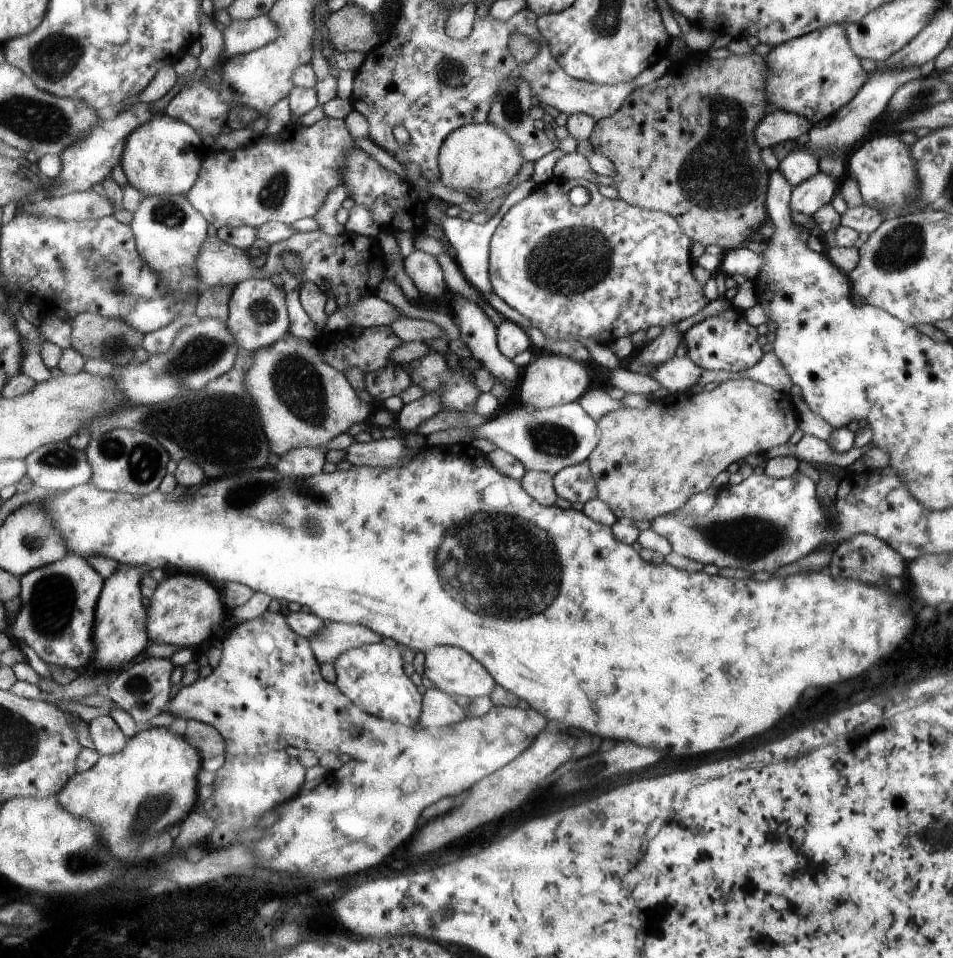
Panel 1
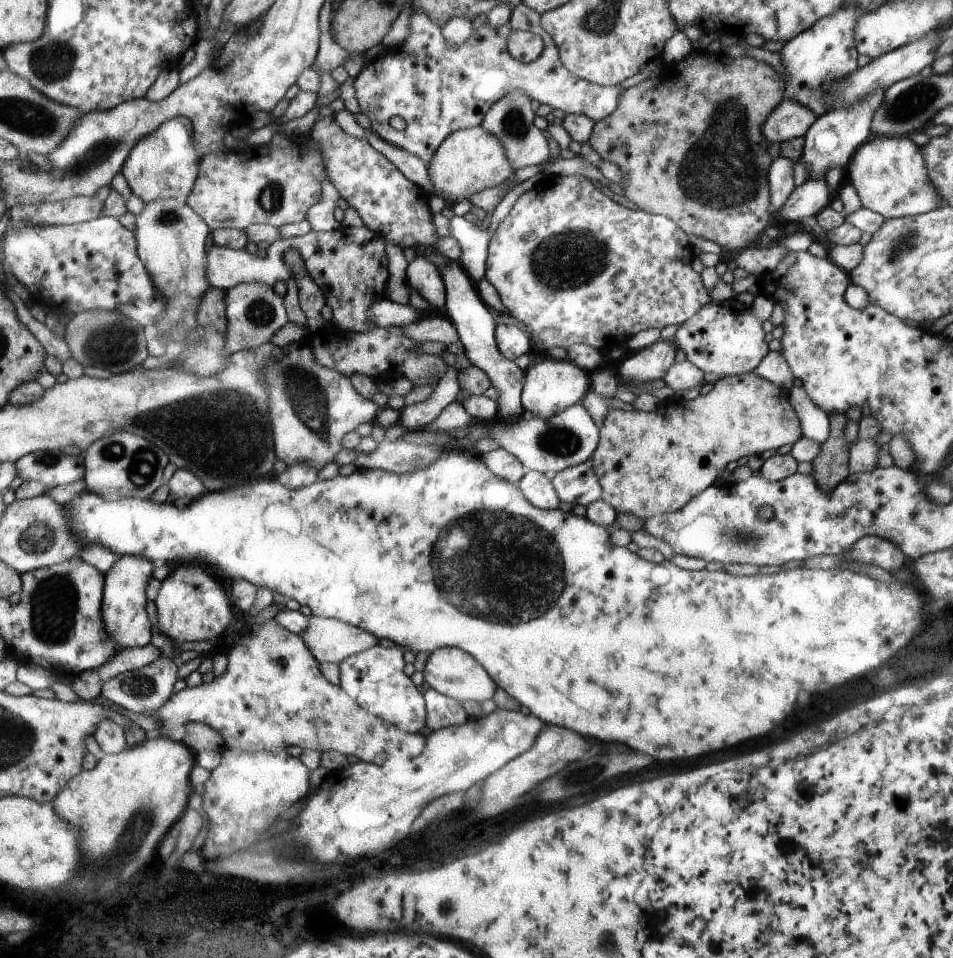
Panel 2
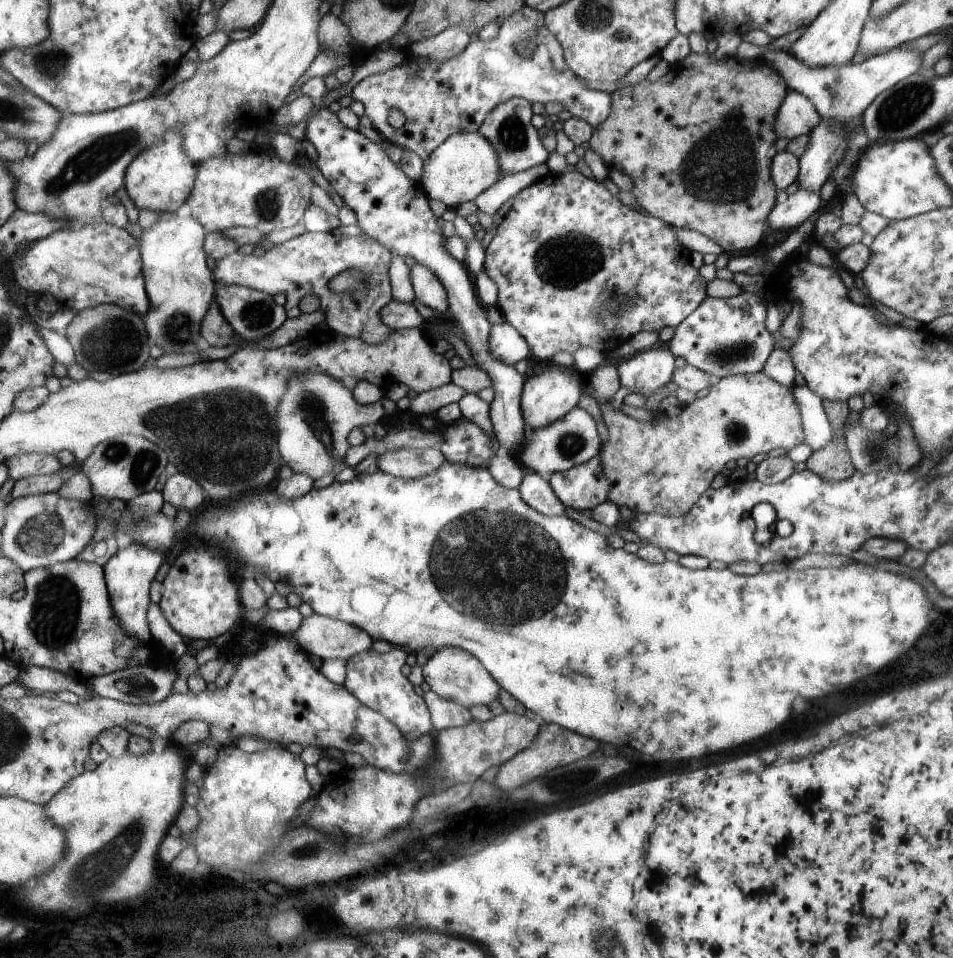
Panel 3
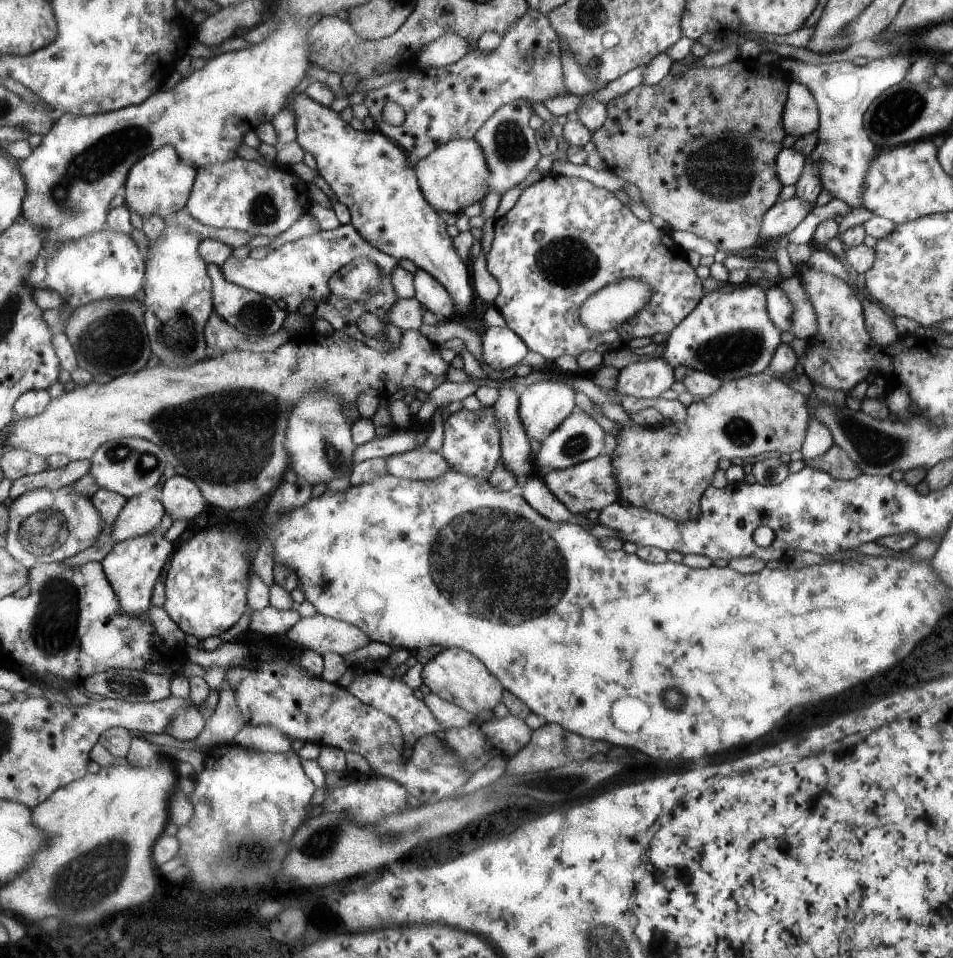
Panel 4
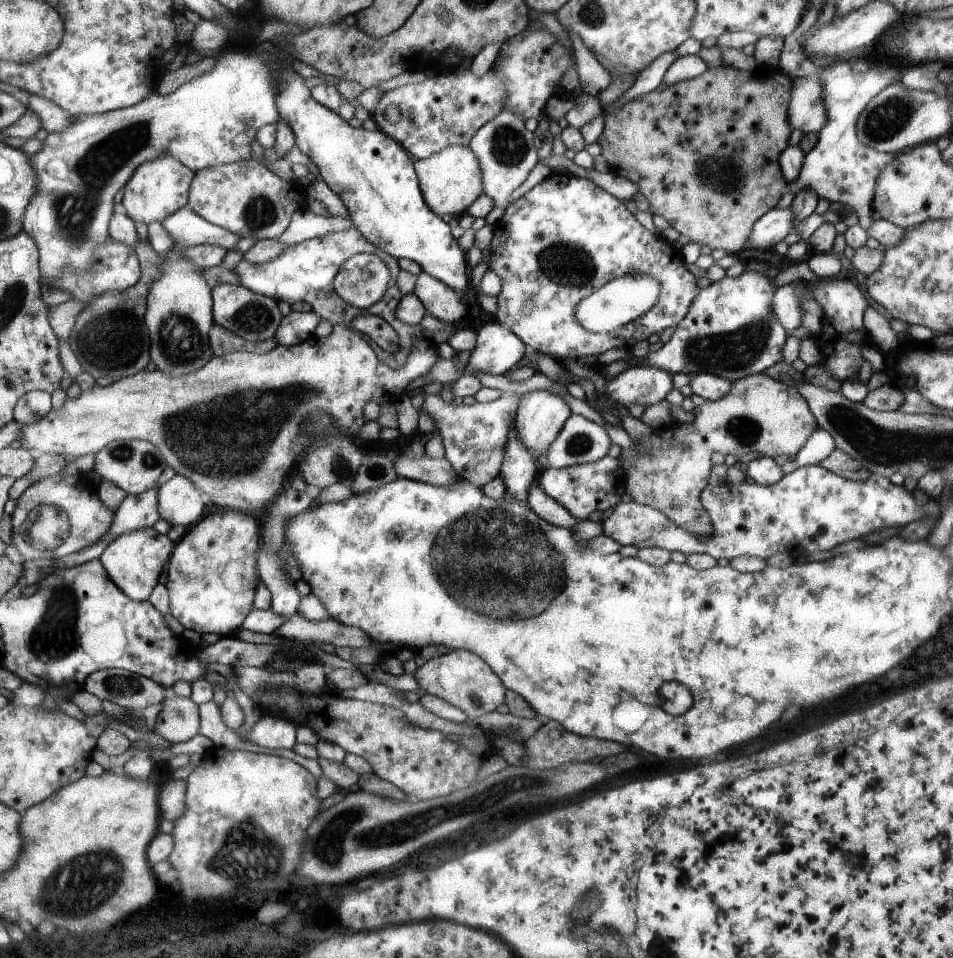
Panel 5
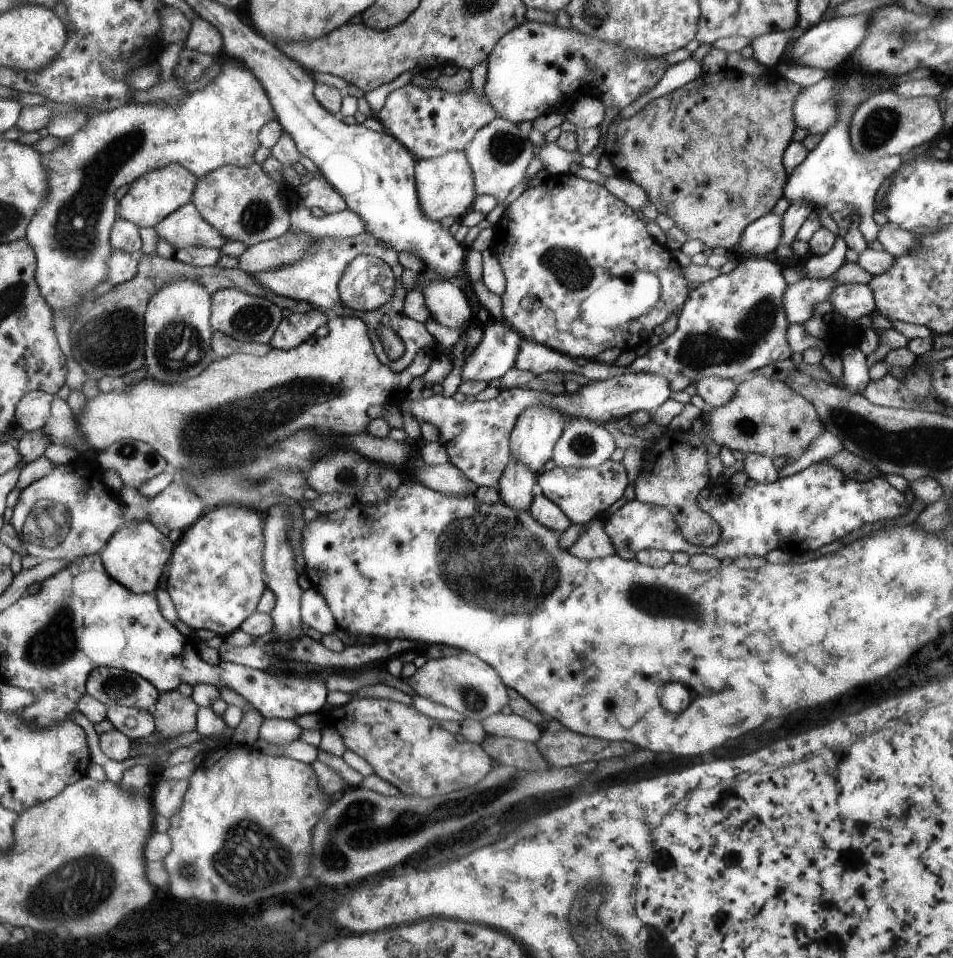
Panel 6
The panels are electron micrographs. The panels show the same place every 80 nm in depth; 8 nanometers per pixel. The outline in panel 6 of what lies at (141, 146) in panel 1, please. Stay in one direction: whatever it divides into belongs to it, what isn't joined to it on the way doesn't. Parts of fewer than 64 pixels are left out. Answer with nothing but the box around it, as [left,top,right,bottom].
[120,163,199,229]

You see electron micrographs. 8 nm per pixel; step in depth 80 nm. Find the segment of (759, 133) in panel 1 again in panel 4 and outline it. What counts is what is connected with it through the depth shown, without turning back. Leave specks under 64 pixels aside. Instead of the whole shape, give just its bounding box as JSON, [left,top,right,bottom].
[783,82,818,137]

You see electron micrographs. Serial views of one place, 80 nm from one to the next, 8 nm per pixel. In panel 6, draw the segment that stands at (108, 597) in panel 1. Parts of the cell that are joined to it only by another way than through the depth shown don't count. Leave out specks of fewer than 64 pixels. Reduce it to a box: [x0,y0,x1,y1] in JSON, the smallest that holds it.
[101,518,176,594]

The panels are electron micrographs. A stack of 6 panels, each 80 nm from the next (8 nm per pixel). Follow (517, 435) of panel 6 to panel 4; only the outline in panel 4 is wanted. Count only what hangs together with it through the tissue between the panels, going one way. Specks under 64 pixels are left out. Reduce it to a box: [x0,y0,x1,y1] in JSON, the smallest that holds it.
[519,380,573,444]

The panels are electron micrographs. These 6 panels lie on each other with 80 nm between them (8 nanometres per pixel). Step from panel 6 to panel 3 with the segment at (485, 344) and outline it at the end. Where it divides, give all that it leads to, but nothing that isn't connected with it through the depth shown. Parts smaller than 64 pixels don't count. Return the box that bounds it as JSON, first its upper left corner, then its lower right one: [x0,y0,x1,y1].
[488,322,531,366]

